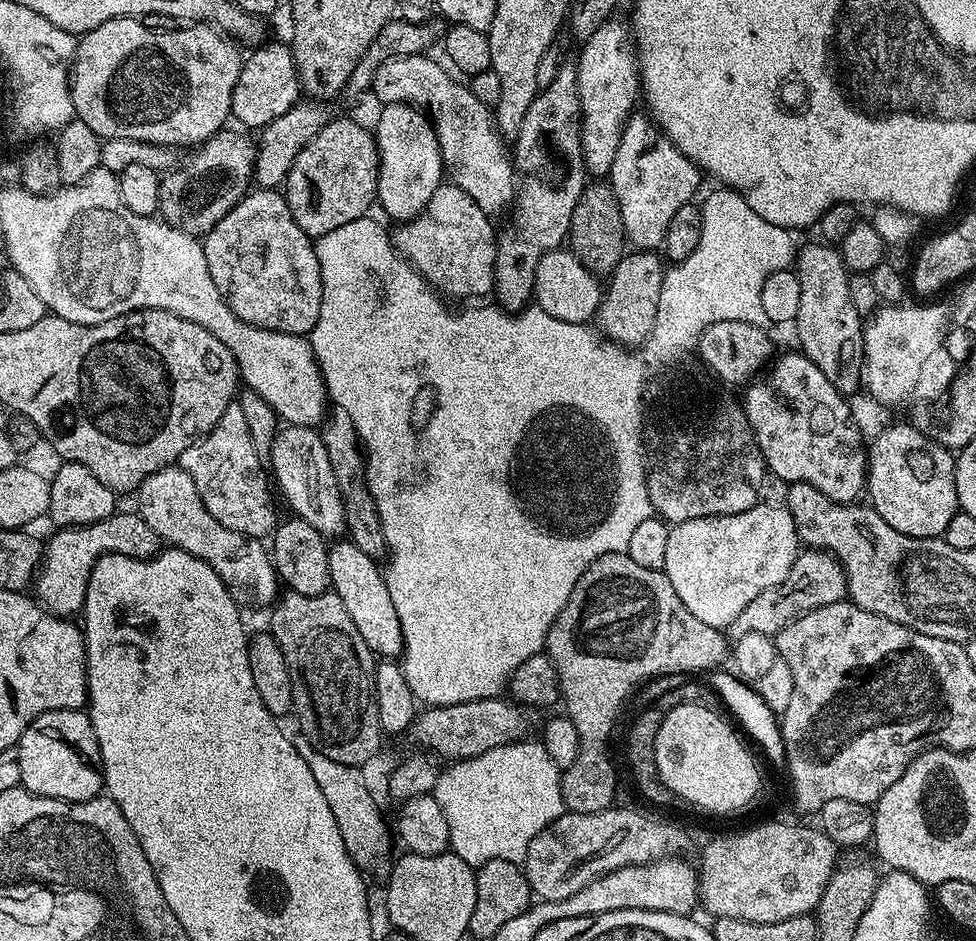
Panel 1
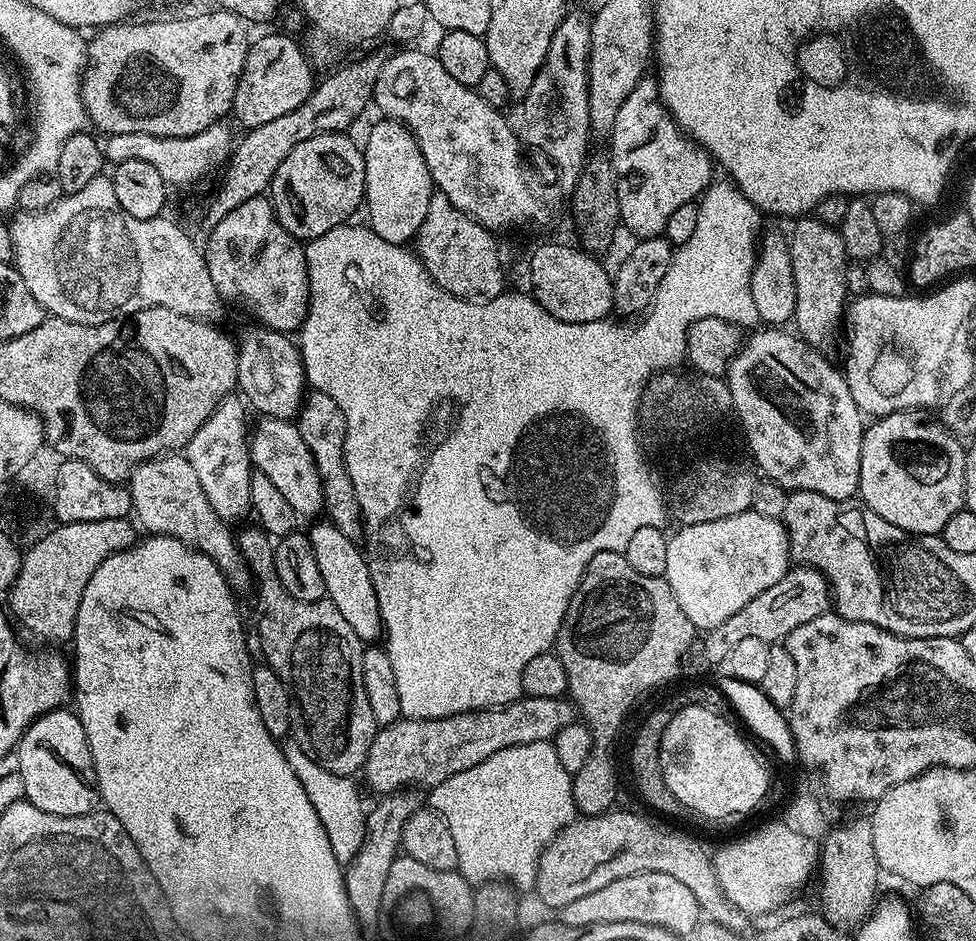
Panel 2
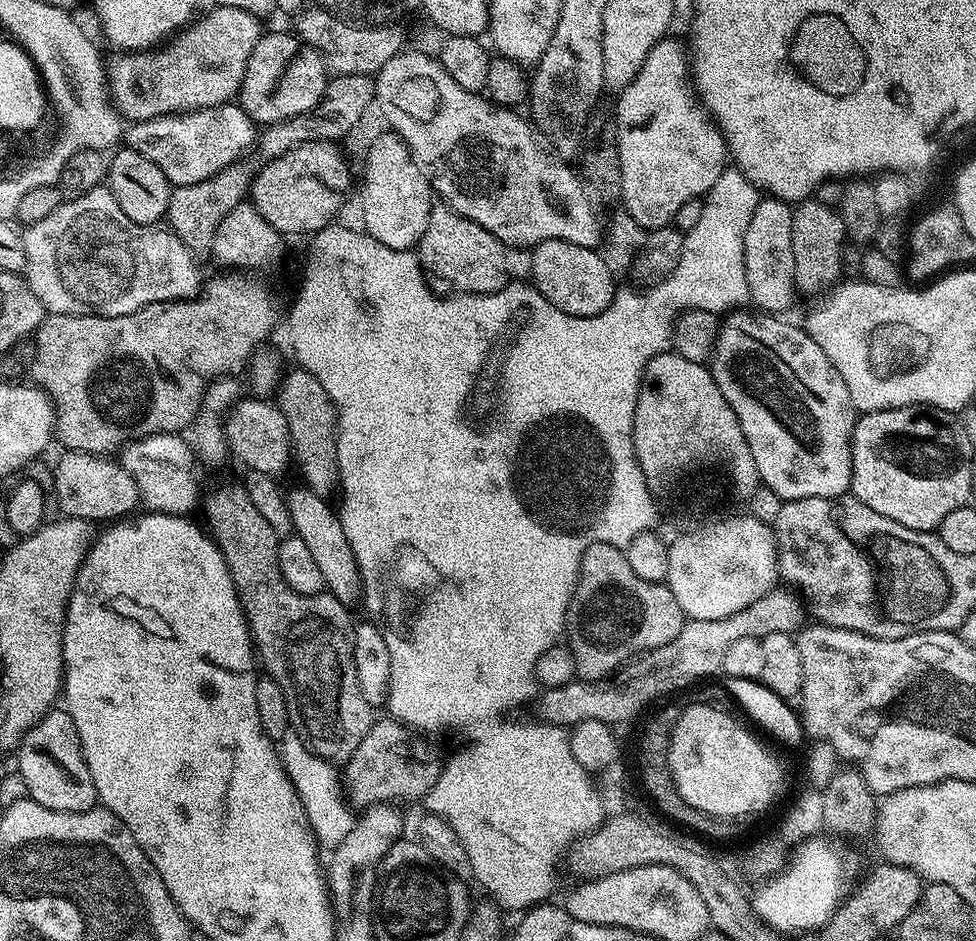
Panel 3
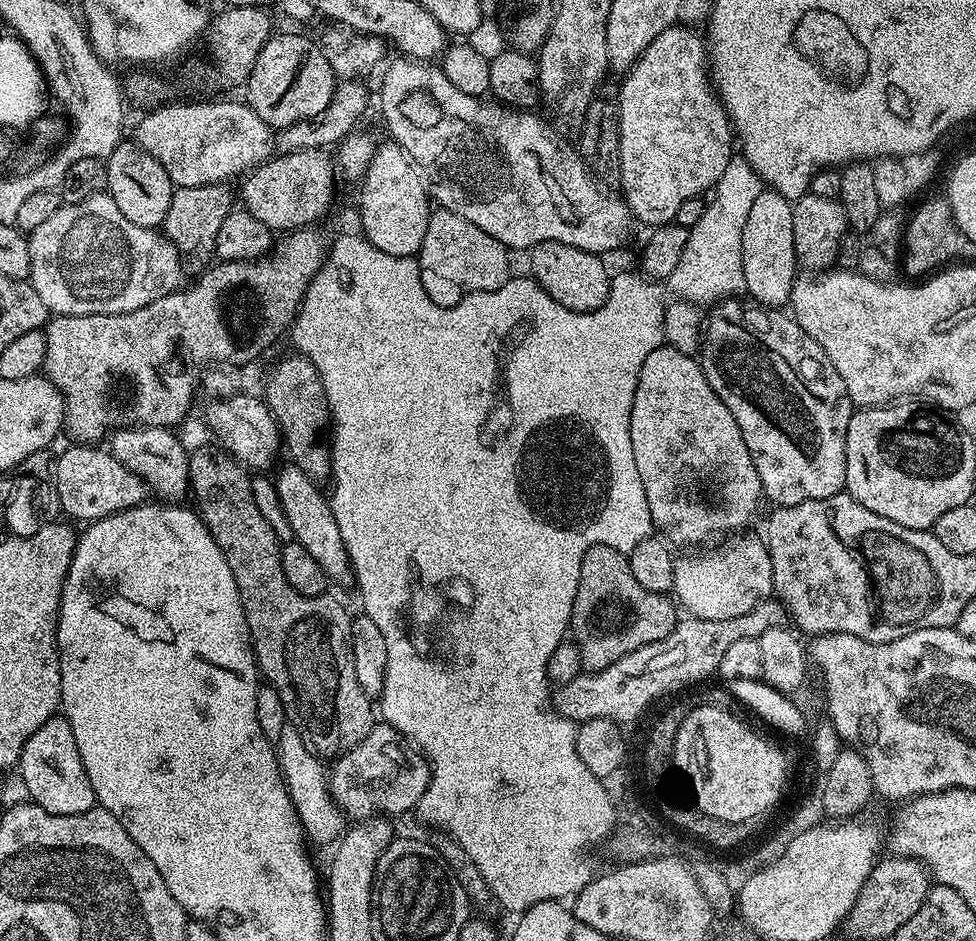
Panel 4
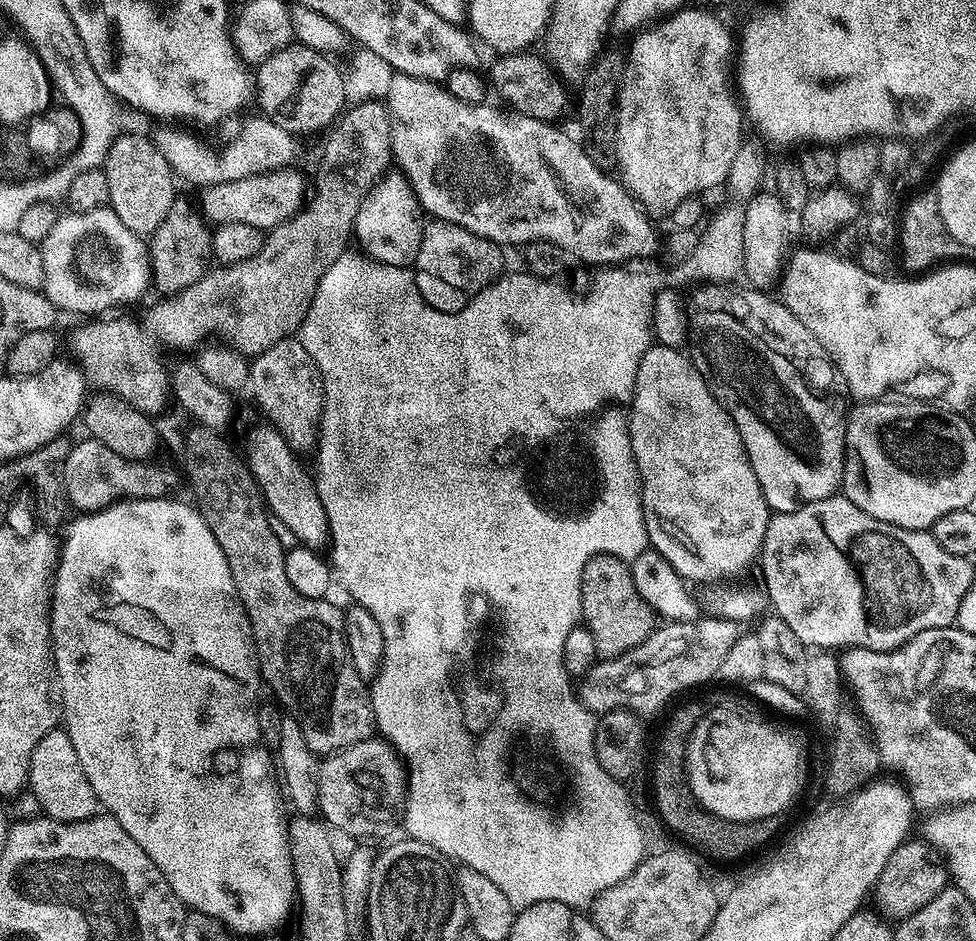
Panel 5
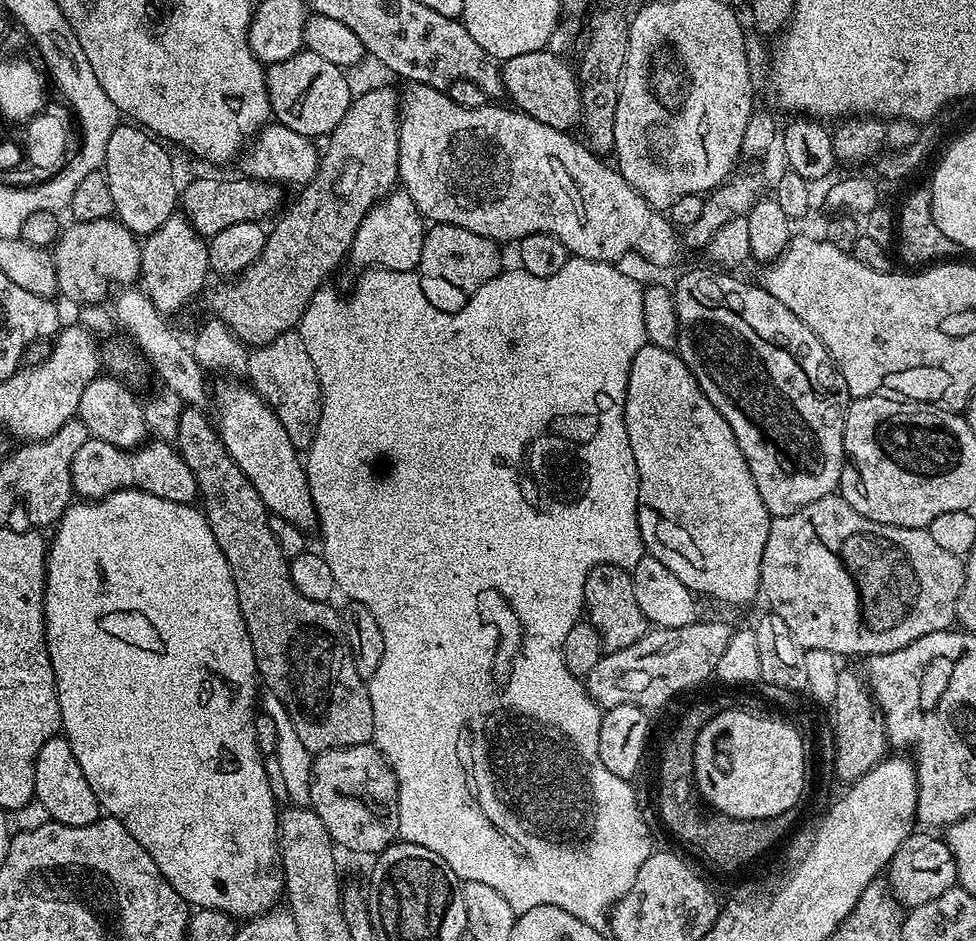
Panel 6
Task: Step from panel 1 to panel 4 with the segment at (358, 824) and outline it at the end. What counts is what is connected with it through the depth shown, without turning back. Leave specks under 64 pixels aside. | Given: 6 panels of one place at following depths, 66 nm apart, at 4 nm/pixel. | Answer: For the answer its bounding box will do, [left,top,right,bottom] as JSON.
[276,724,344,844]

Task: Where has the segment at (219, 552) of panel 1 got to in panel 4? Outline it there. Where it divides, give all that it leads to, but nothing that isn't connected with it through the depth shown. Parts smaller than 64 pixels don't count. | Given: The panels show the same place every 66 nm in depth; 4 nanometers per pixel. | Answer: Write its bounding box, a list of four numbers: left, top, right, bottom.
[110,428,190,502]

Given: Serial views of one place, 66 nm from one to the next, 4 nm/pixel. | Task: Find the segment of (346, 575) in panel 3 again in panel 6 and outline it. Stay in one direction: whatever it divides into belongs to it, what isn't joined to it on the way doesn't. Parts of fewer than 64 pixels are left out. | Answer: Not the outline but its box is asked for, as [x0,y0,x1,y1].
[214,382,318,529]

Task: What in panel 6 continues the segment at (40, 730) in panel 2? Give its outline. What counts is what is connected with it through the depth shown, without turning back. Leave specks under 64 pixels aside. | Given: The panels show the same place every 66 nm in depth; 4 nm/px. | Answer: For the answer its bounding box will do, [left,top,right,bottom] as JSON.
[34,735,102,826]

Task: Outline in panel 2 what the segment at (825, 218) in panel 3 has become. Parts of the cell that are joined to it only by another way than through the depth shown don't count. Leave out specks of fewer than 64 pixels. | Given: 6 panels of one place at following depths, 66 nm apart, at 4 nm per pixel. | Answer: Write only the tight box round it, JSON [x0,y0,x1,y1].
[788,218,850,350]

